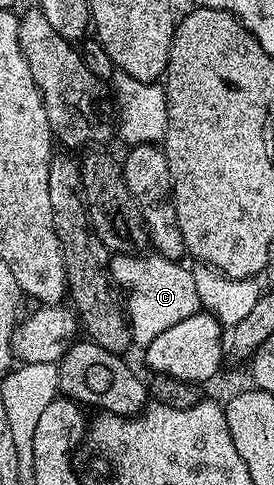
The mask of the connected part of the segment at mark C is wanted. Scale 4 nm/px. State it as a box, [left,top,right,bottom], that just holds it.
[108,259,200,348]

